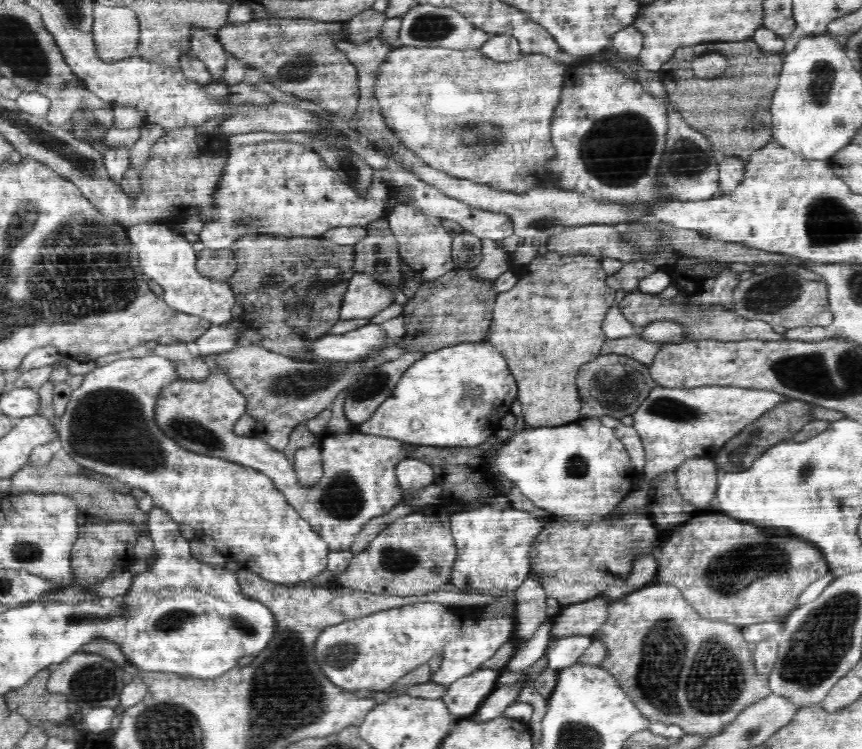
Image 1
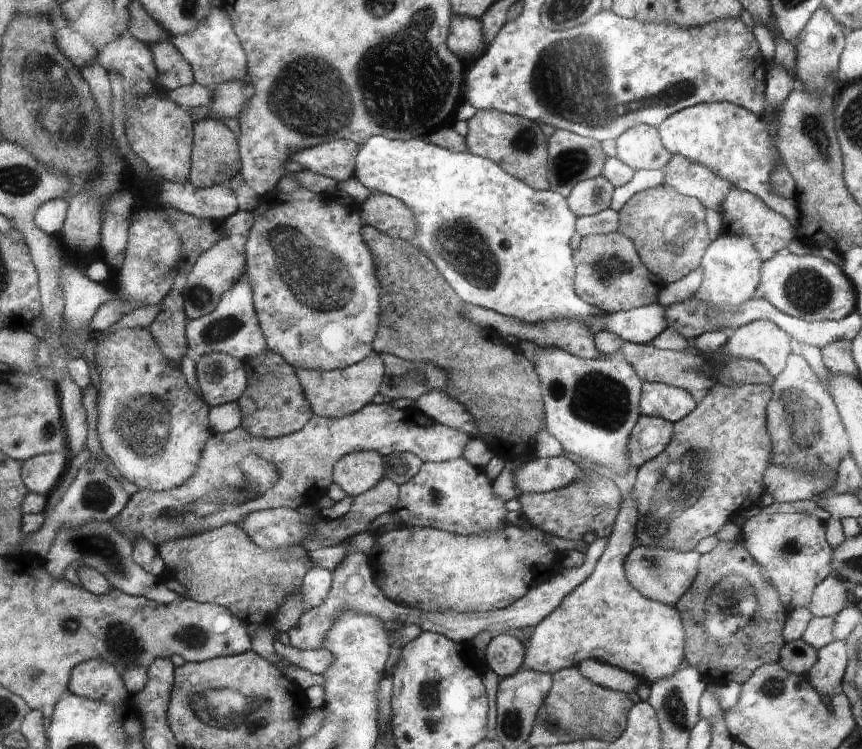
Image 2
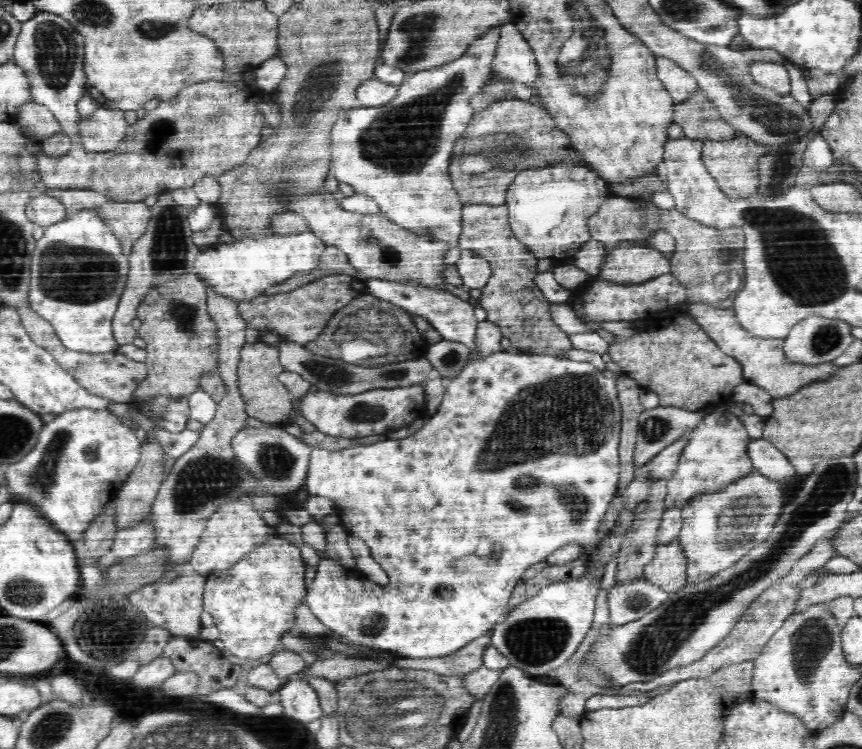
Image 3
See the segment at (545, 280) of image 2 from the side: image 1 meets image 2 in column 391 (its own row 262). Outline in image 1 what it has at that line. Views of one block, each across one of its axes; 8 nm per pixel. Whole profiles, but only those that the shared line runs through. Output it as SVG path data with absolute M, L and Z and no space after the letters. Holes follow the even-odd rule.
M162 222L140 223L127 227L130 241L138 253L139 266L146 278L155 280L164 289L162 298L175 311L196 315L209 320L212 325L230 325L235 294L226 280L216 282L196 270L197 255L192 243L184 235L172 232L172 227Z

